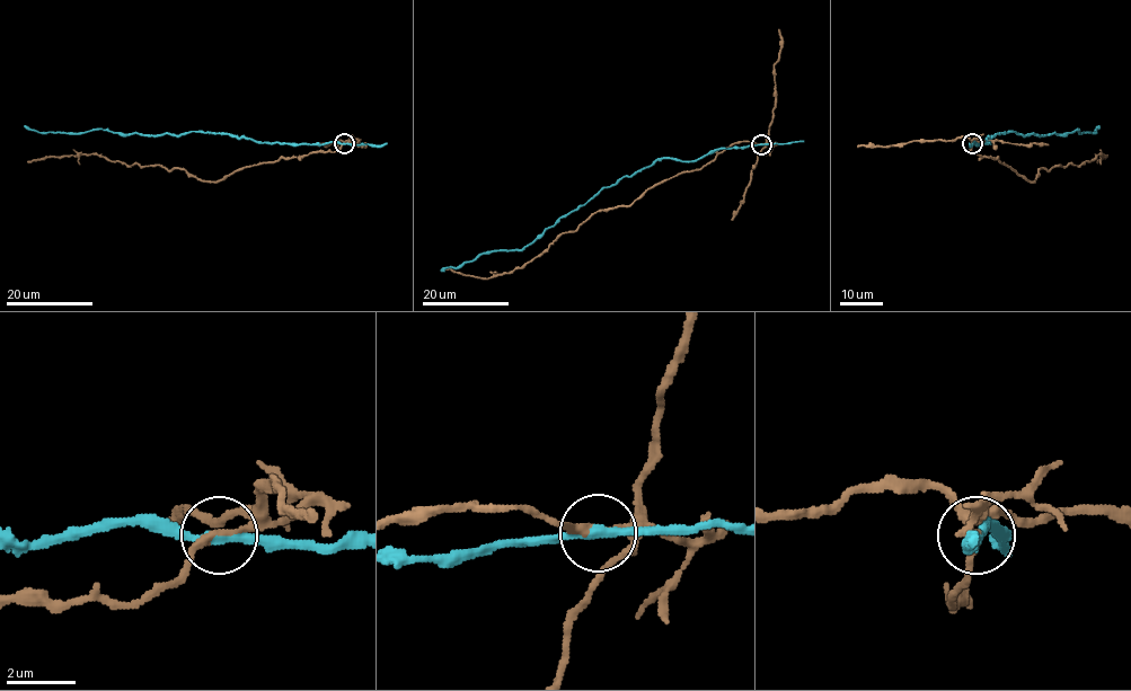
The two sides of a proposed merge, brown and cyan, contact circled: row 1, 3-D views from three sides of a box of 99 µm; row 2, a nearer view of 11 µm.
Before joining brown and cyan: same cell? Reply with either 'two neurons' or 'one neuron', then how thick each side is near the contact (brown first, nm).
two neurons | 220/240 nm

